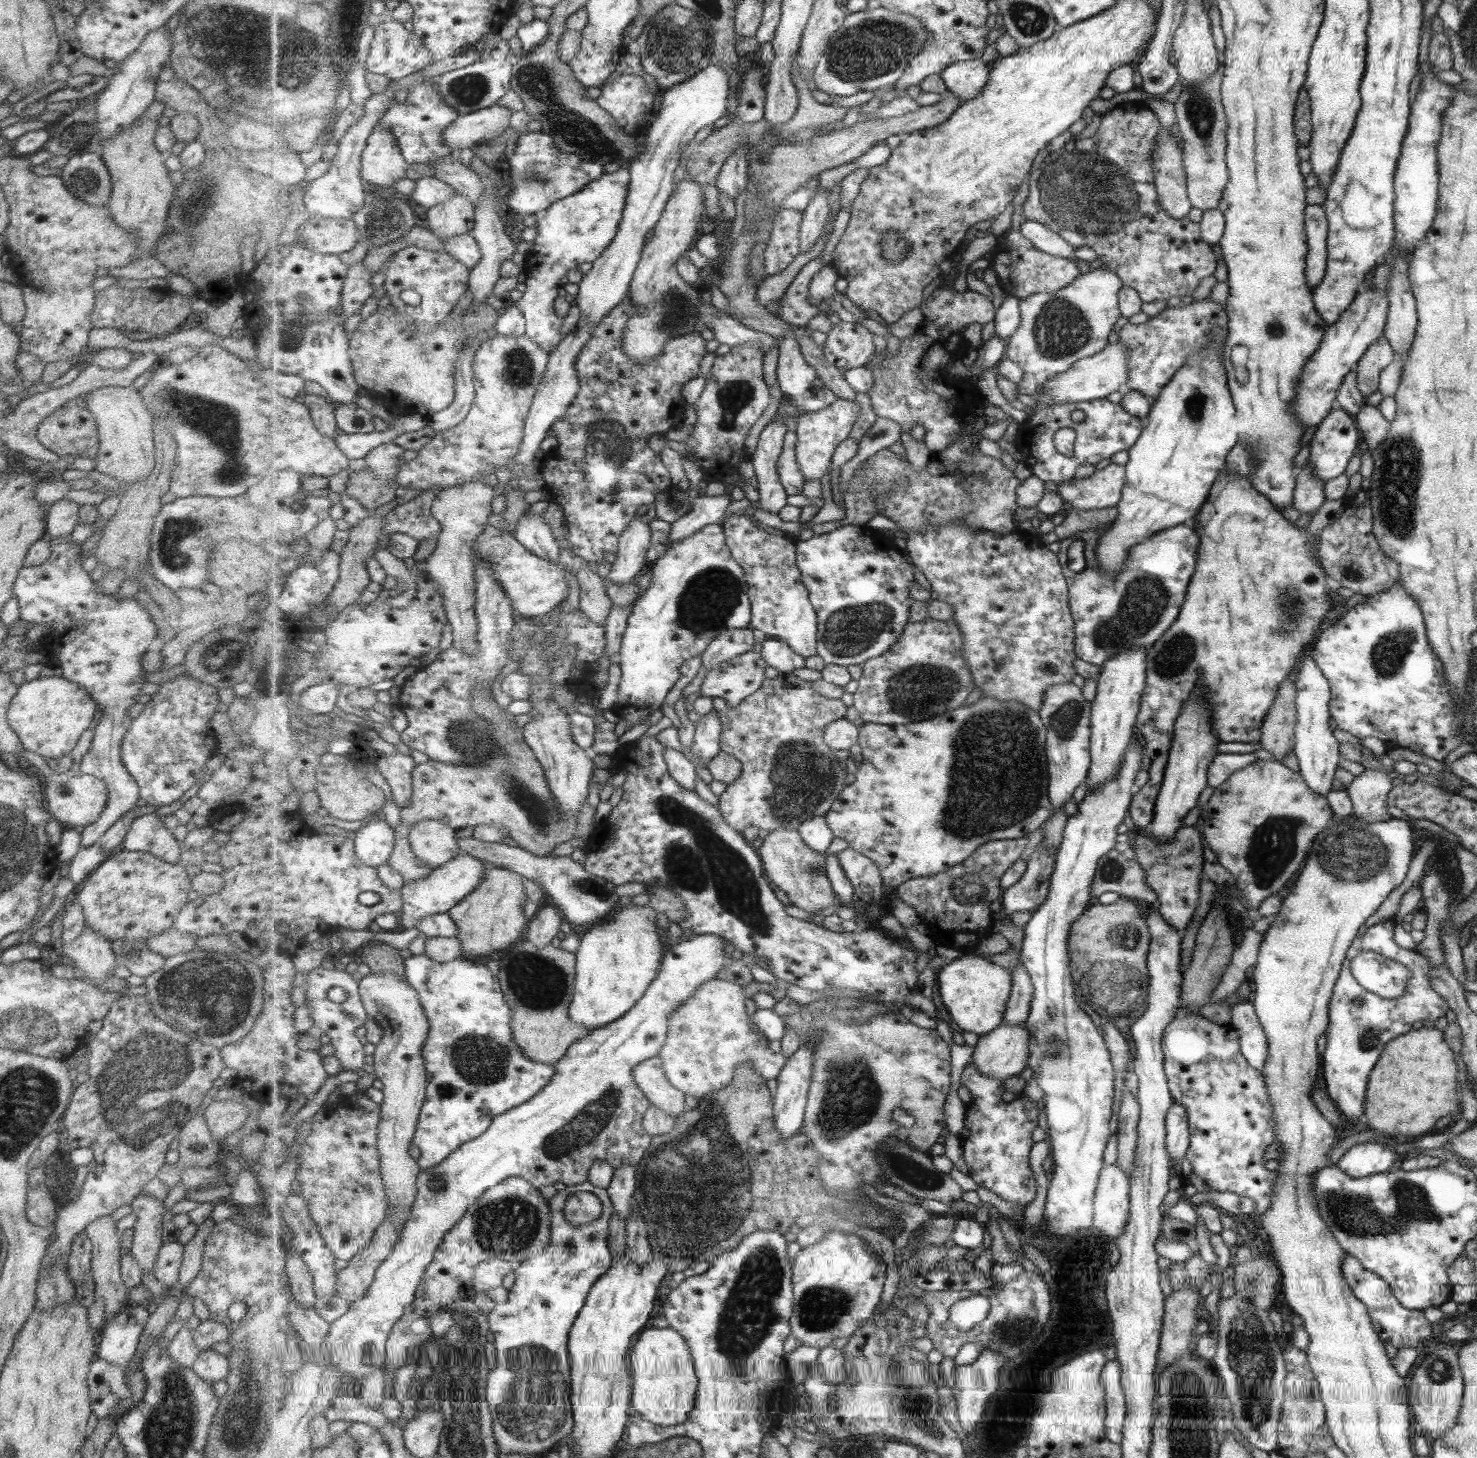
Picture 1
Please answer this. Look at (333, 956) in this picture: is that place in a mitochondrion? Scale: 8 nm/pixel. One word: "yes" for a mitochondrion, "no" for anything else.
no

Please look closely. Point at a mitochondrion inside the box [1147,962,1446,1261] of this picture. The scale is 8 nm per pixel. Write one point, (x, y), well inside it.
(1354, 1215)

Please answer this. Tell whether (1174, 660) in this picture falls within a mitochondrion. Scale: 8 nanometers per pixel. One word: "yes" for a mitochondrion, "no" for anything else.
yes

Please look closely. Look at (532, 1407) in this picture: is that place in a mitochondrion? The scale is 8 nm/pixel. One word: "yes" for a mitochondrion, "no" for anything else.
yes

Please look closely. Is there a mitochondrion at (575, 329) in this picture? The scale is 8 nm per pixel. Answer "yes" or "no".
no

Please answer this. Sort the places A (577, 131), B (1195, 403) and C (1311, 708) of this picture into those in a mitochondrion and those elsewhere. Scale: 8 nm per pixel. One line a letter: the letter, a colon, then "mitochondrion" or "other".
A: mitochondrion
B: mitochondrion
C: other

